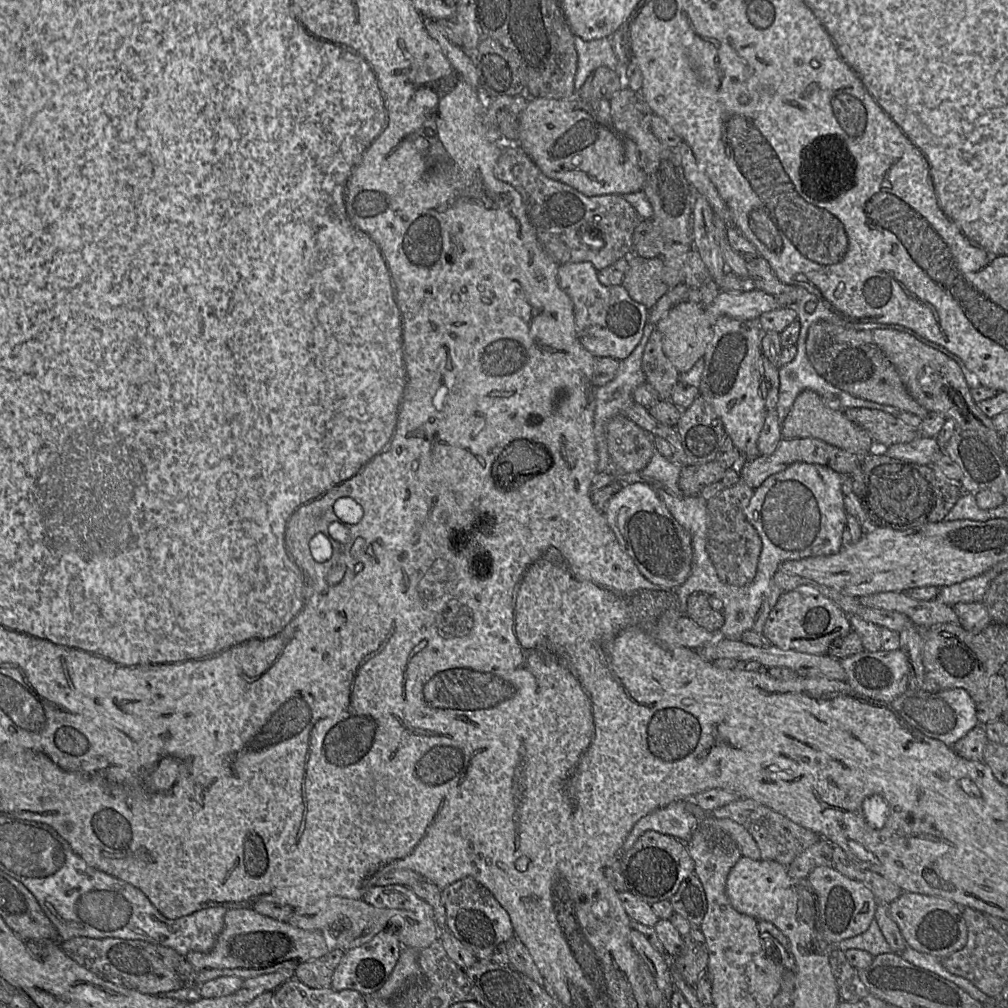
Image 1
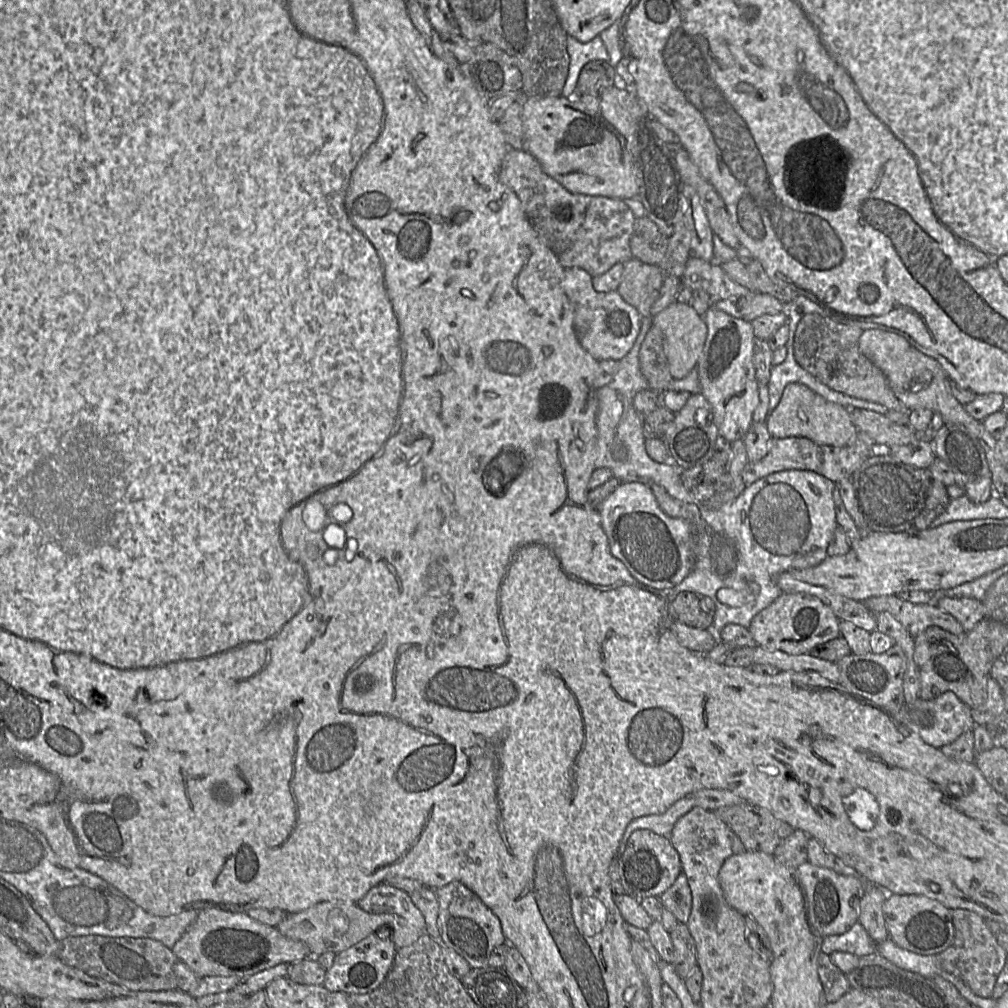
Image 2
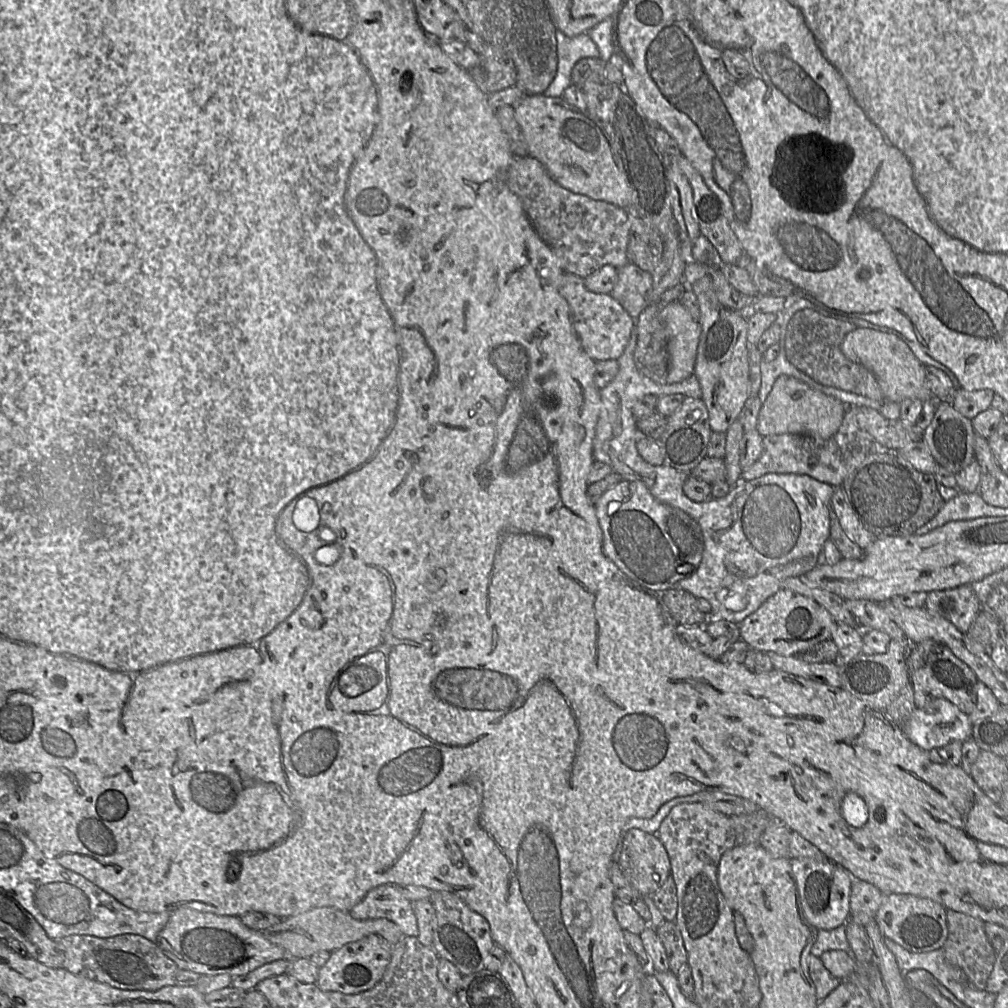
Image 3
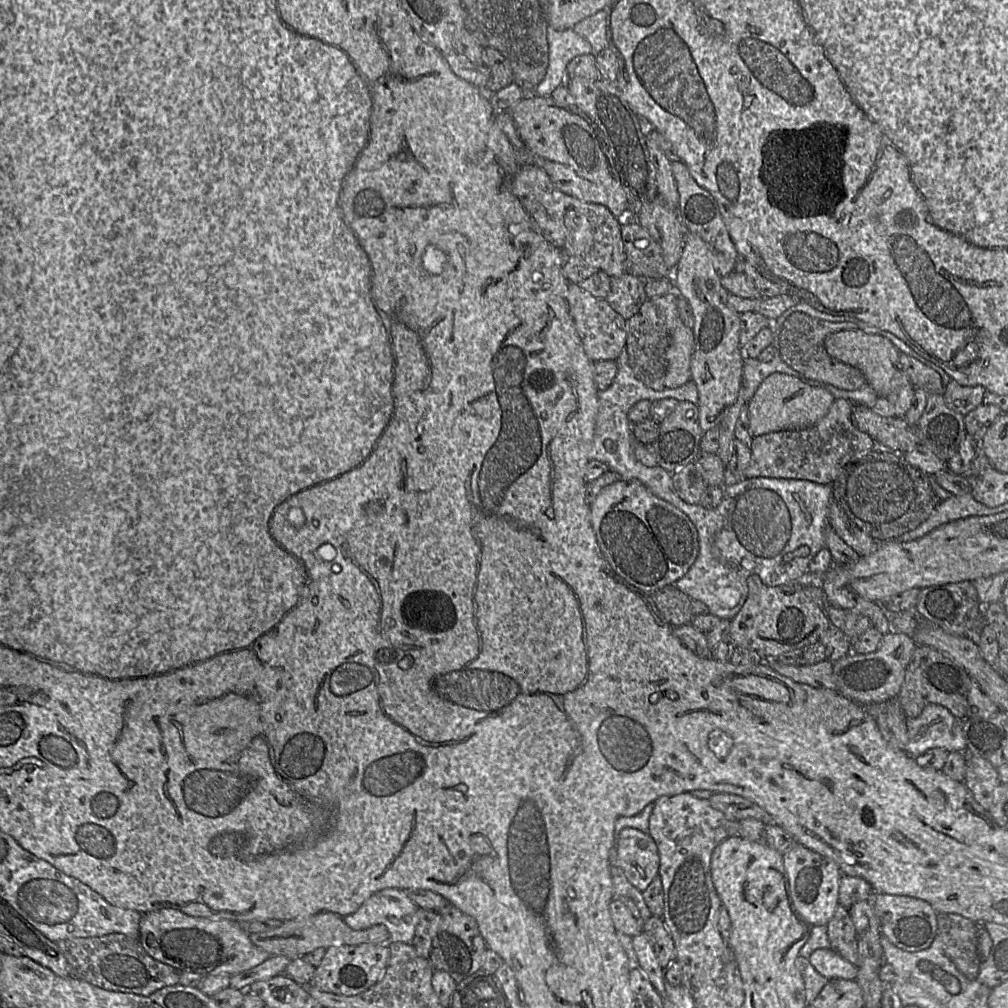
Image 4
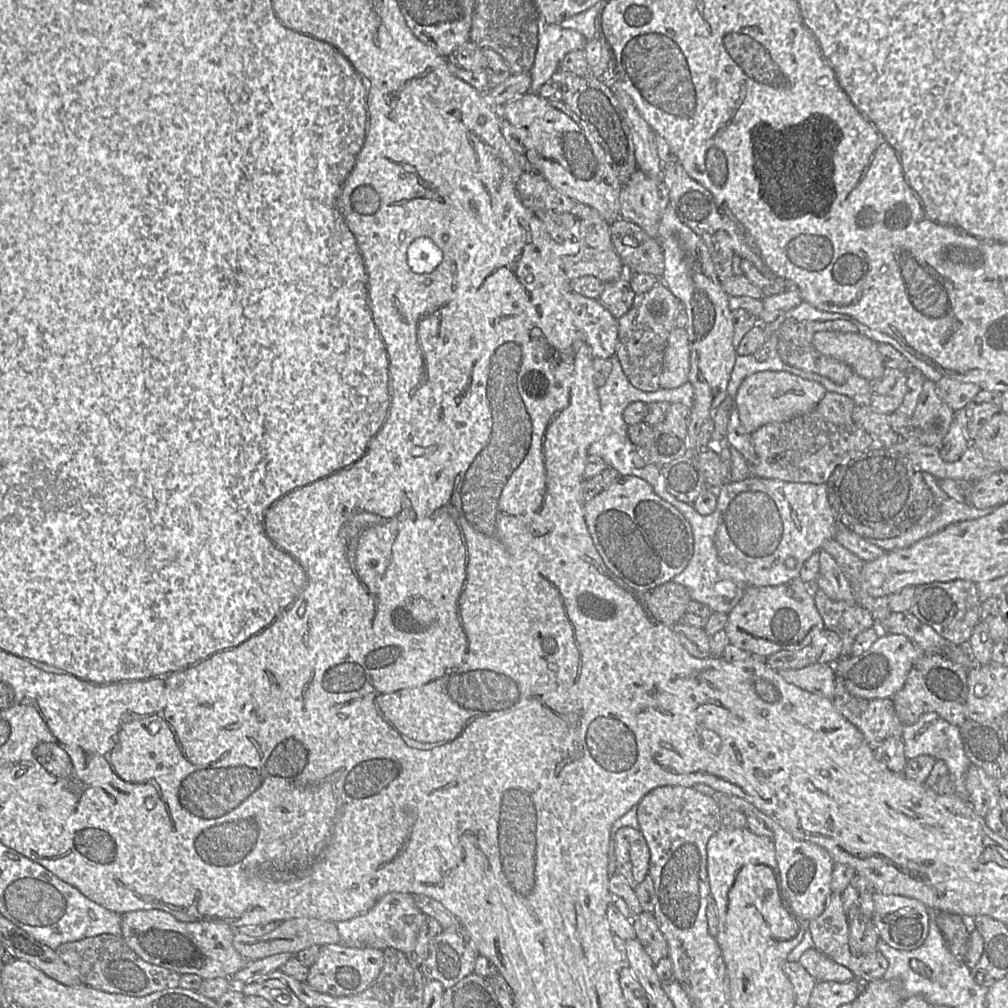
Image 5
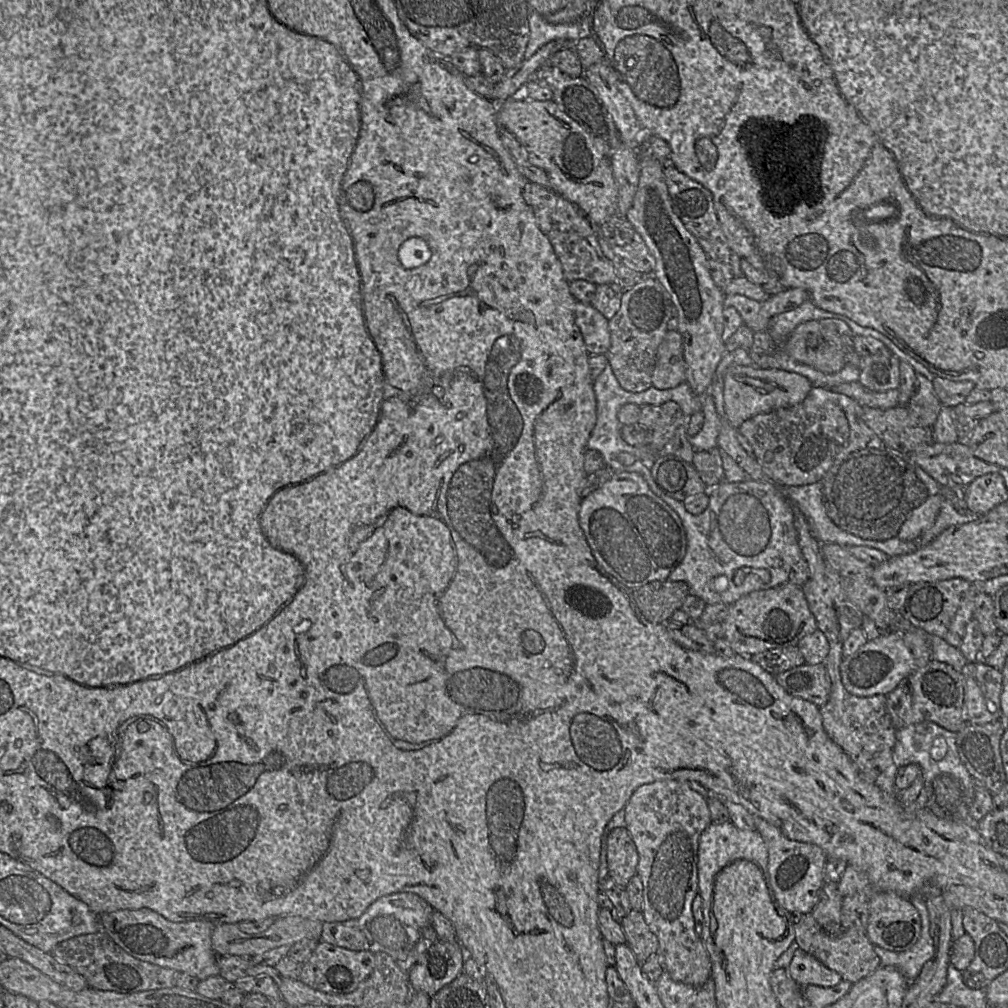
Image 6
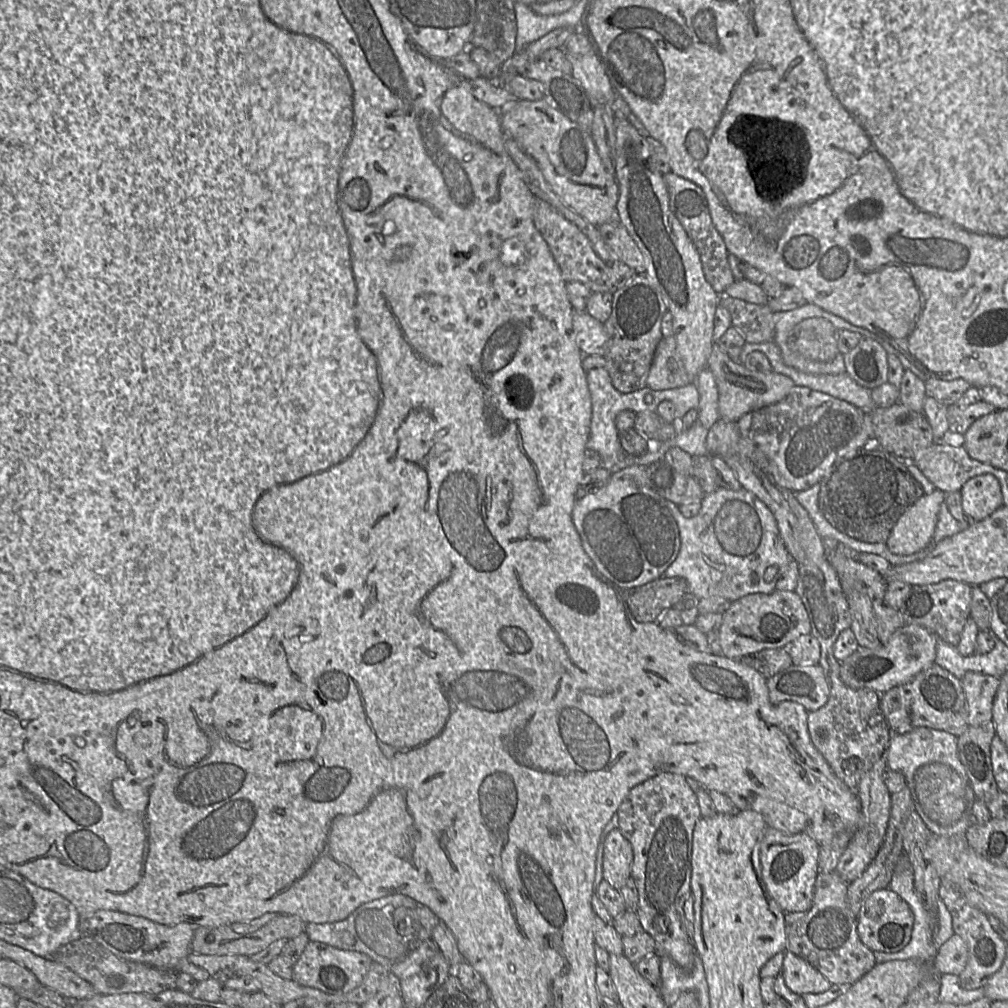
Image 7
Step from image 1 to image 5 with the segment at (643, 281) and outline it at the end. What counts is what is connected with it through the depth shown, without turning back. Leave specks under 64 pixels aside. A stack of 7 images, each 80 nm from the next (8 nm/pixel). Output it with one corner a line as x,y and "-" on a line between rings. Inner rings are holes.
625,275
618,280
605,283
598,301
614,318
619,319
631,308
635,296
628,276

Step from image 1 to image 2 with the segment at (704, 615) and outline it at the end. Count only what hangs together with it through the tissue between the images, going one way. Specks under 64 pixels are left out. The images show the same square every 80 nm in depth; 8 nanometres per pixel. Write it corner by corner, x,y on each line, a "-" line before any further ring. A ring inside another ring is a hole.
690,591
678,593
669,602
670,611
674,620
691,627
708,629
713,623
714,614
702,610
700,597
704,596

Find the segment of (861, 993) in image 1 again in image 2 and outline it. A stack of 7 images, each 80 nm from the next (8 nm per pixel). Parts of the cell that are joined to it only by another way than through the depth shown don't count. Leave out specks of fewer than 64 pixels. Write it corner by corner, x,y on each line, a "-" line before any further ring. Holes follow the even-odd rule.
830,954
818,957
818,975
828,1003
839,1000
852,987
847,974
843,973
830,959

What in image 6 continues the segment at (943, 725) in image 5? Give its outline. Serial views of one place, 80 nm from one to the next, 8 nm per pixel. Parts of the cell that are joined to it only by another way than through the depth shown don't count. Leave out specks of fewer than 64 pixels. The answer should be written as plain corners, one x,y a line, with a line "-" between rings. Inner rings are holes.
930,721
913,724
896,731
892,749
898,767
917,764
923,780
925,808
939,818
972,822
970,809
974,800
975,781
962,763
957,749
957,733

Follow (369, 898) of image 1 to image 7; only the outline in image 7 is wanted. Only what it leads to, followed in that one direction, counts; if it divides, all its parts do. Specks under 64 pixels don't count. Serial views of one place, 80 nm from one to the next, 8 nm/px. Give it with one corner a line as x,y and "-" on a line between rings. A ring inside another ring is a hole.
394,894
394,895
382,897
380,899
376,899
376,900
373,900
373,901
370,901
370,902
367,902
361,905
354,912
352,912
346,919
342,921
333,922
333,923
308,923
306,924
306,927
305,927
305,933
307,934
311,942
321,942
321,943
325,943
327,945
333,946
341,950
357,951
357,952
364,953
367,956
369,956
373,962
378,963
381,966
390,970
390,968
394,966
395,964
403,962
410,955
410,953
413,952
417,948
417,946
421,942
424,942
430,939
432,935
432,931
436,927
436,925
439,923
439,921
440,920
438,919
438,917
425,905
407,896
400,895
400,894

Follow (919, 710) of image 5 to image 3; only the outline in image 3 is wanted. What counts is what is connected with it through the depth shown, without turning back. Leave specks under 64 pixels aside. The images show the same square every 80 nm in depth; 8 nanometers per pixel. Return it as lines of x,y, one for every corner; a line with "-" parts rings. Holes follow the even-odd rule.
927,639
912,645
908,650
908,674
914,690
915,707
921,709
934,699
945,698
962,712
968,715
973,712
977,703
976,685
979,682
973,670
940,642

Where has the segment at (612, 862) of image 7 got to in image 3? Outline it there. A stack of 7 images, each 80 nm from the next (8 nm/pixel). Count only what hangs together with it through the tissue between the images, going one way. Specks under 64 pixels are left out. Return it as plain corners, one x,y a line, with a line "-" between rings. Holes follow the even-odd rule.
637,828
625,835
619,864
624,877
642,896
652,896
671,874
669,856
660,839

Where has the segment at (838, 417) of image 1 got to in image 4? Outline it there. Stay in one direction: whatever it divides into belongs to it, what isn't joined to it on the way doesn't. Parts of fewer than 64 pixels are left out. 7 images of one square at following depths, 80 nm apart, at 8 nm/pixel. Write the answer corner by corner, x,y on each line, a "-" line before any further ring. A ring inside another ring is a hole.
772,373
761,382
747,403
749,433
756,437
770,432
811,427
828,413
835,399
826,389
809,385
798,377

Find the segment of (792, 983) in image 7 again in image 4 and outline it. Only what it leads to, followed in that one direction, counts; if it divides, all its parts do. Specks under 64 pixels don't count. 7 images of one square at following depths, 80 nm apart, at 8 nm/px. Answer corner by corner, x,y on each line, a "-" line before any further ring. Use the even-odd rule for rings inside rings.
818,949
808,959
822,976
830,980
857,979
858,967
832,949

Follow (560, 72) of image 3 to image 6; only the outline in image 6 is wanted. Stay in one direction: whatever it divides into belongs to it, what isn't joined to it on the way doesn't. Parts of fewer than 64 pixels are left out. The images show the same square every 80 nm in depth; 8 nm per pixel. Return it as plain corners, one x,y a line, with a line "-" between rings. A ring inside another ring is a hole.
528,9
529,41
525,52
525,59
532,57
544,44
554,41
569,41
570,45
583,37
579,22
553,23
546,20
537,11

